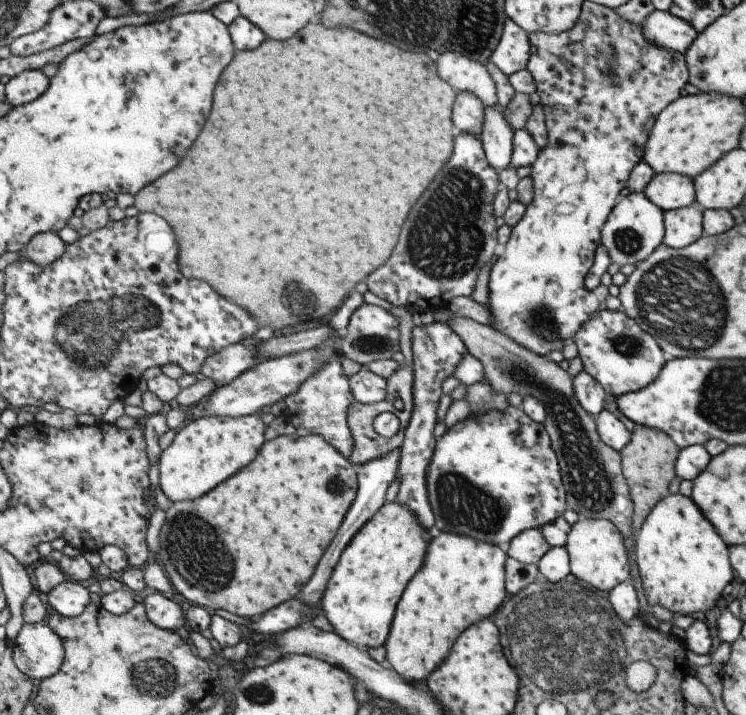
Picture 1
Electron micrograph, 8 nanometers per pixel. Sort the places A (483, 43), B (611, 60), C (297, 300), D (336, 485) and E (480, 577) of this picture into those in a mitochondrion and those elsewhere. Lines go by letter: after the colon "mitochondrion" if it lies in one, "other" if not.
A: mitochondrion
B: mitochondrion
C: mitochondrion
D: mitochondrion
E: other

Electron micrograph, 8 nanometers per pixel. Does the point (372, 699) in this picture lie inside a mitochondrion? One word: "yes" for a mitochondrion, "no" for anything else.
no

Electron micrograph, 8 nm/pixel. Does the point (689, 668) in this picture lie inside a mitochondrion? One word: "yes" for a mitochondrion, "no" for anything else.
no

